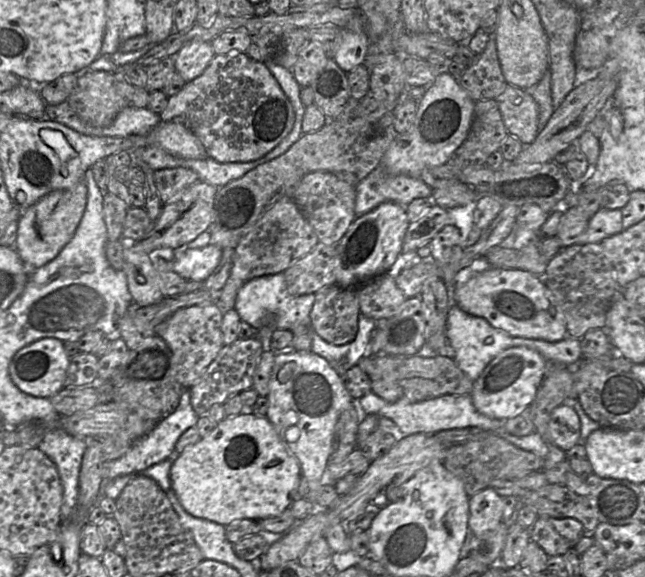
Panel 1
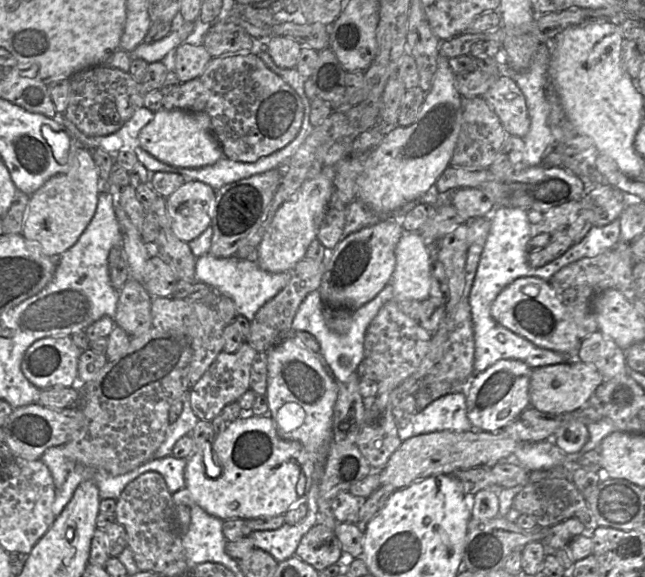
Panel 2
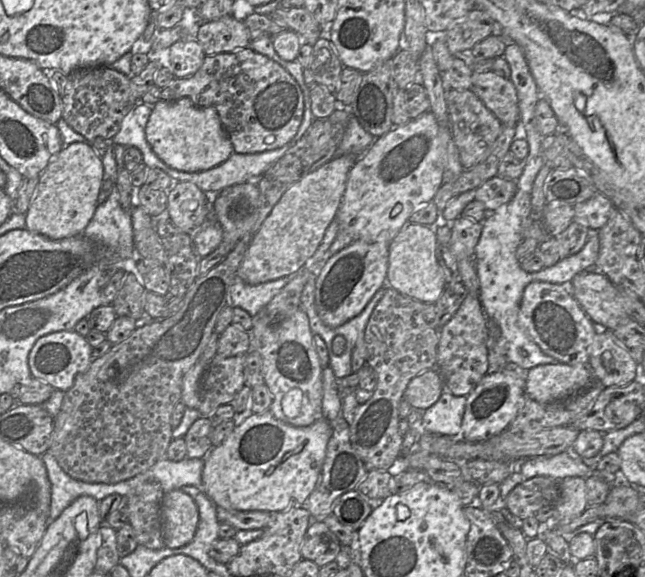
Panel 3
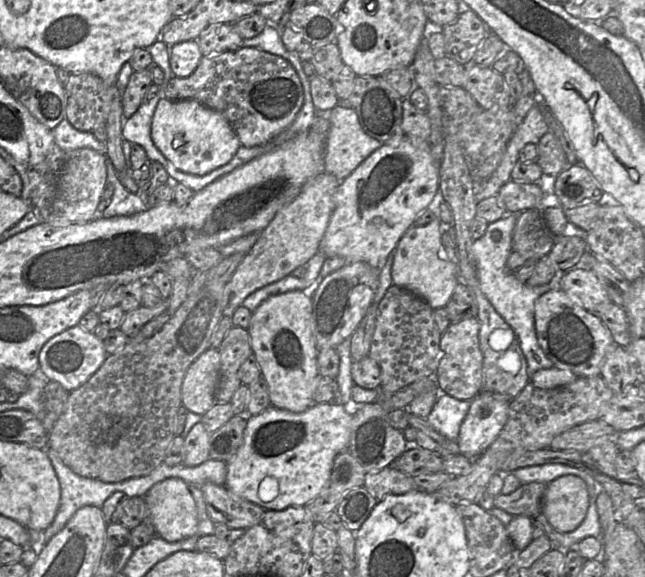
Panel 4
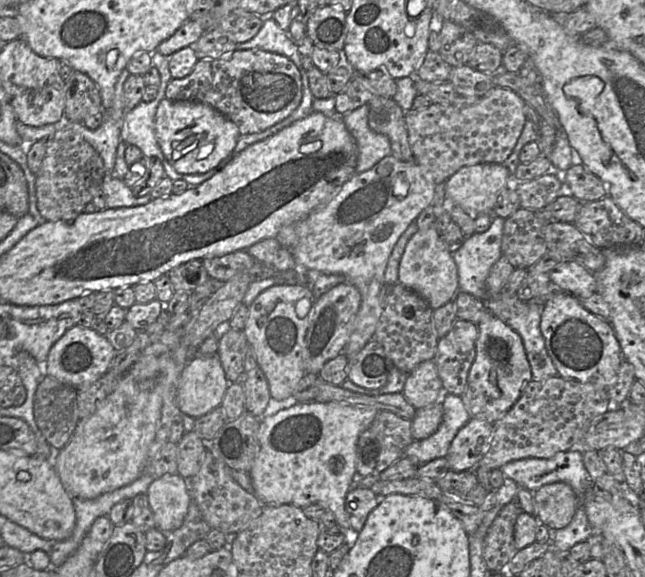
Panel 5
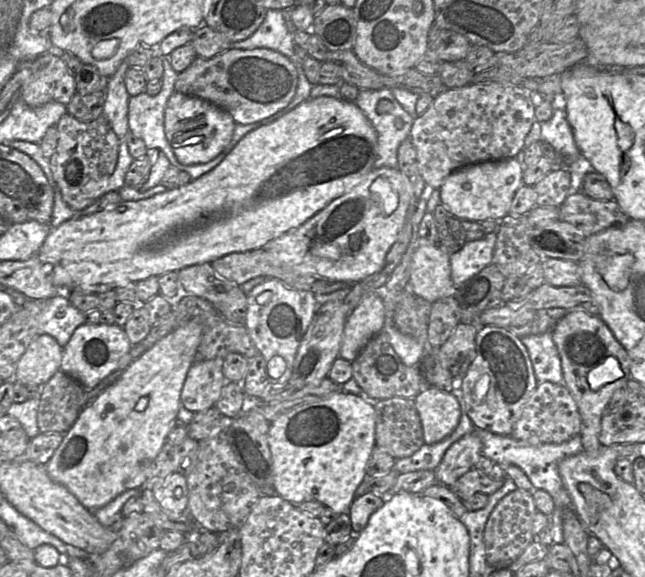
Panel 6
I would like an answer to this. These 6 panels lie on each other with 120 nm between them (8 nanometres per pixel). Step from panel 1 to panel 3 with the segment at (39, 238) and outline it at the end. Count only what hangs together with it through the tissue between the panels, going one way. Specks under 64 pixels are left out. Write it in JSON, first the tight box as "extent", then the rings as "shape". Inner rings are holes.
{"extent":[25,142,103,240],"shape":[[[90,142],[64,146],[39,176],[35,195],[26,212],[25,229],[60,240],[82,234],[94,216],[102,190],[103,160]]]}

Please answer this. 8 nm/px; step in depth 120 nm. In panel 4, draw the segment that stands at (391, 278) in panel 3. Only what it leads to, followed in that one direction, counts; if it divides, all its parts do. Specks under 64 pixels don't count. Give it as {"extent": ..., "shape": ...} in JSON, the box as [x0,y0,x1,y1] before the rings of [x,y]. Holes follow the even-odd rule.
{"extent":[392,190,458,309],"shape":[[[438,190],[428,208],[433,211],[435,218],[425,226],[412,226],[399,240],[394,250],[394,261],[392,265],[392,281],[393,284],[416,294],[424,299],[432,309],[445,308],[449,302],[454,289],[458,283],[458,267],[457,264],[451,262],[441,245],[441,219],[440,205],[444,202],[444,198]]]}

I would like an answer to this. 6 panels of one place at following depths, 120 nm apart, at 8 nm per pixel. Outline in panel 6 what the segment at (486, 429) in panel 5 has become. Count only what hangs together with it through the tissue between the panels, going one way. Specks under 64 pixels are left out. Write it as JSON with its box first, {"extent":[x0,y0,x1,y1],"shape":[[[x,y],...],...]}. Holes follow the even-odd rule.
{"extent":[435,431,482,487],"shape":[[[473,431],[454,442],[435,470],[436,482],[451,487],[461,476],[474,468],[482,455],[482,442]]]}

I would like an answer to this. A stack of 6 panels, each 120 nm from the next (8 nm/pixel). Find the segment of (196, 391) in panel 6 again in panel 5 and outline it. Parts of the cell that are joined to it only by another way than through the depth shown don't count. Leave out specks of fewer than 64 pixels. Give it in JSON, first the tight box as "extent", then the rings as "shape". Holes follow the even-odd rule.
{"extent":[177,354,229,418],"shape":[[[217,354],[191,358],[177,390],[181,413],[199,418],[221,405],[229,381]]]}

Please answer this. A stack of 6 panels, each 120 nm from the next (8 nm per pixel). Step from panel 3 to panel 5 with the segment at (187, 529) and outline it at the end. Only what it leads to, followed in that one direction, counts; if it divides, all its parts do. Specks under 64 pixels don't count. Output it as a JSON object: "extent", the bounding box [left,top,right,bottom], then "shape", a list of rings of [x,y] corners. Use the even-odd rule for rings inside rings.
{"extent":[147,473,191,533],"shape":[[[178,473],[164,475],[150,484],[147,495],[157,529],[168,533],[182,525],[191,500],[190,479],[184,479]]]}

